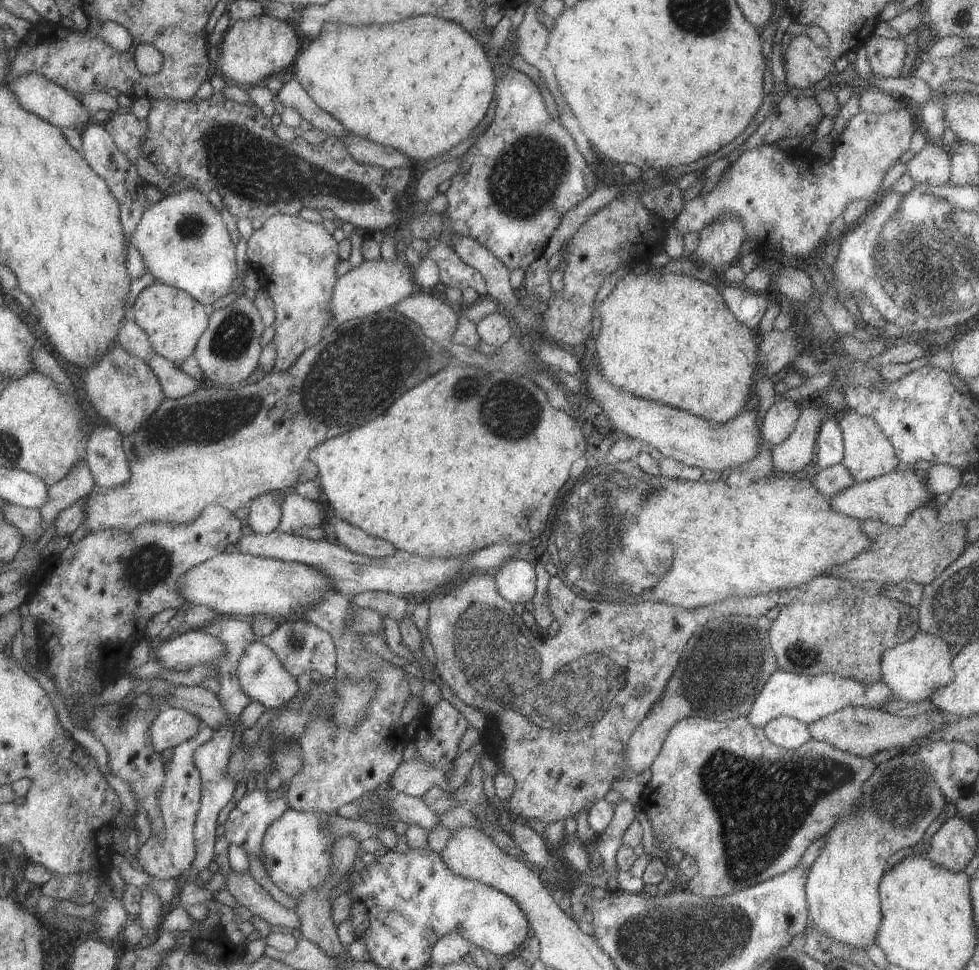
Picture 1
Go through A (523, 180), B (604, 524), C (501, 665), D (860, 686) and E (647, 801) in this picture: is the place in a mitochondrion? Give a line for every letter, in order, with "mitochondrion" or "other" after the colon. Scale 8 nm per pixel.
A: mitochondrion
B: mitochondrion
C: mitochondrion
D: other
E: other

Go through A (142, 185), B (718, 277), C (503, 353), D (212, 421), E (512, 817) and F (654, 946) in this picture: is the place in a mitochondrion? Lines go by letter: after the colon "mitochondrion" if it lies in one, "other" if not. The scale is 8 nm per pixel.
A: other
B: other
C: other
D: mitochondrion
E: other
F: mitochondrion

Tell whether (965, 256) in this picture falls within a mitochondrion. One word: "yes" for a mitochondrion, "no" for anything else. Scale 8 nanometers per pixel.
yes

